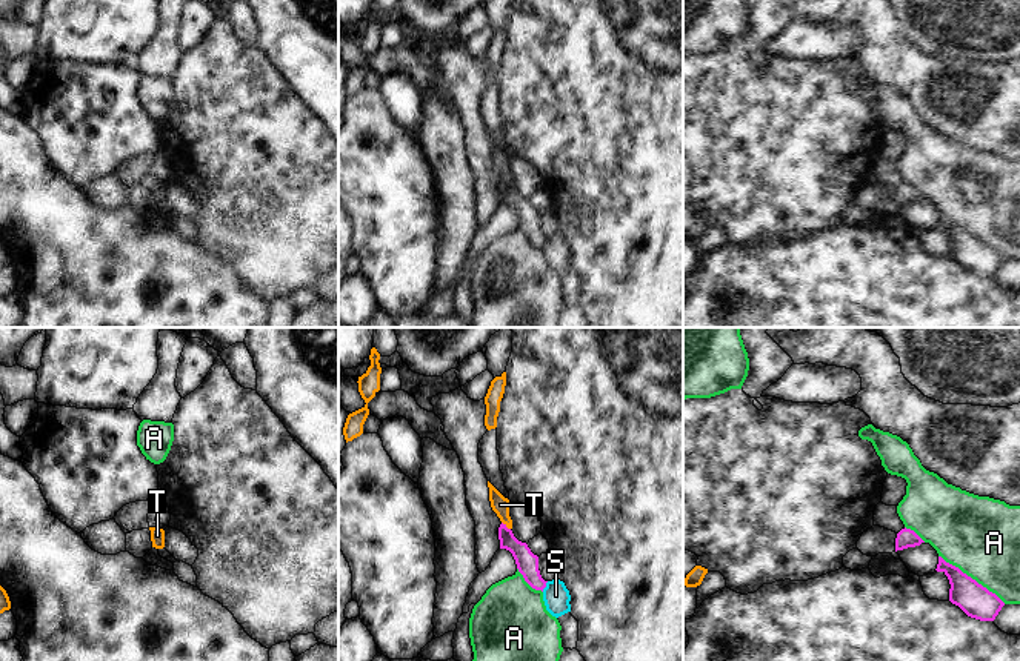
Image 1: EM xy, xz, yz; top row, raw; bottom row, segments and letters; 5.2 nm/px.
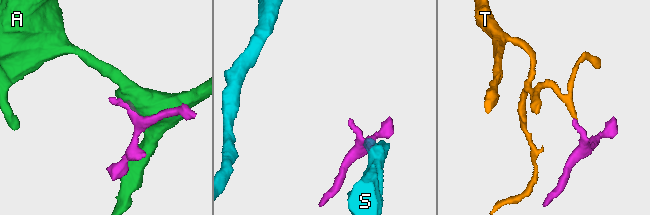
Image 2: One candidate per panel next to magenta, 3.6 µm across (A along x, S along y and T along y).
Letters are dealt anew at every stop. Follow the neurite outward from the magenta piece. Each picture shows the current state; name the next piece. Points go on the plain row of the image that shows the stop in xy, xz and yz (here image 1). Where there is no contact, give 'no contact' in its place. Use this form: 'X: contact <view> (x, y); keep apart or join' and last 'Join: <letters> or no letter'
A: contact yz (971, 234); keep apart
S: contact xz (545, 242); keep apart
T: contact xz (505, 182); keep apart
Join: no letter

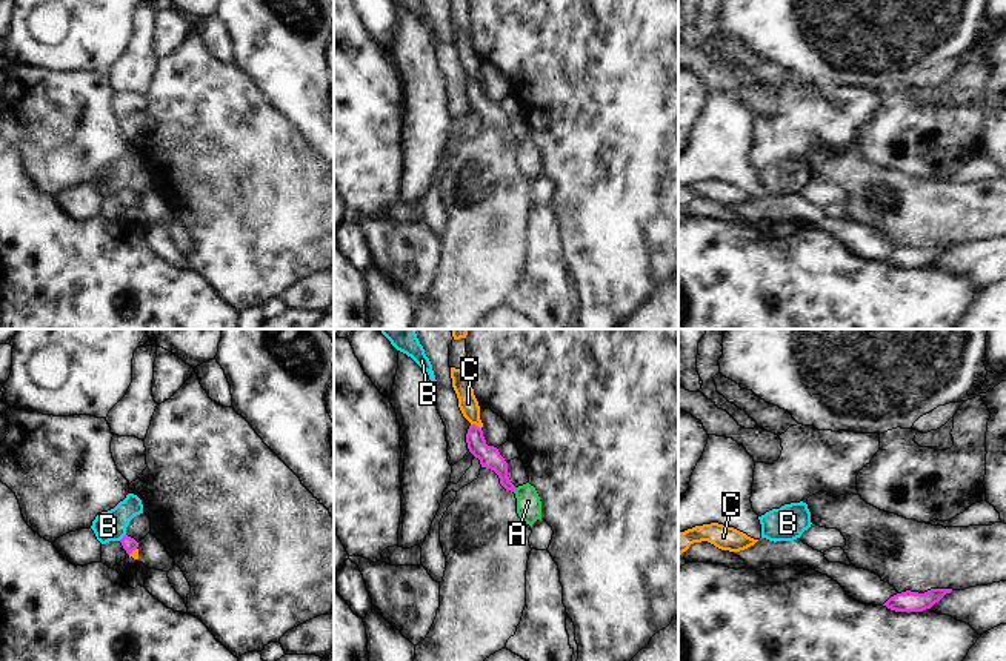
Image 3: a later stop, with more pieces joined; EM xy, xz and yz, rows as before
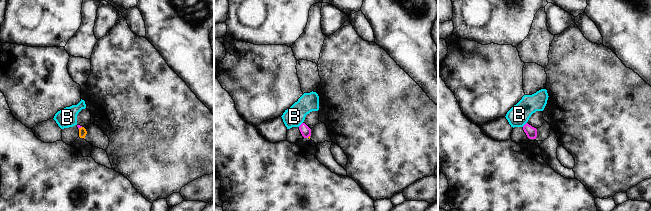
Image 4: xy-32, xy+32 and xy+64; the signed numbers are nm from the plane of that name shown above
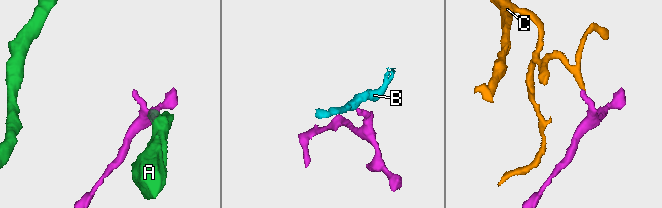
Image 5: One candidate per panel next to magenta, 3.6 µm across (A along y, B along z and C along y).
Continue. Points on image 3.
A: contact xz (514, 146); keep apart
B: contact xy (123, 192); keep apart
C: contact xz (474, 80); keep apart
Join: no letter

